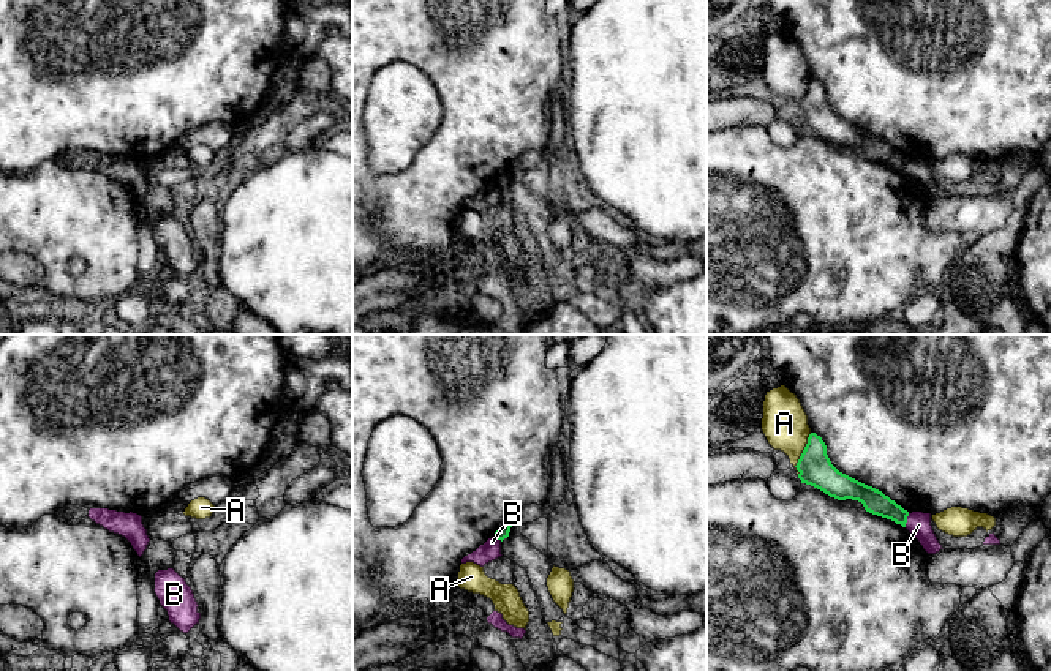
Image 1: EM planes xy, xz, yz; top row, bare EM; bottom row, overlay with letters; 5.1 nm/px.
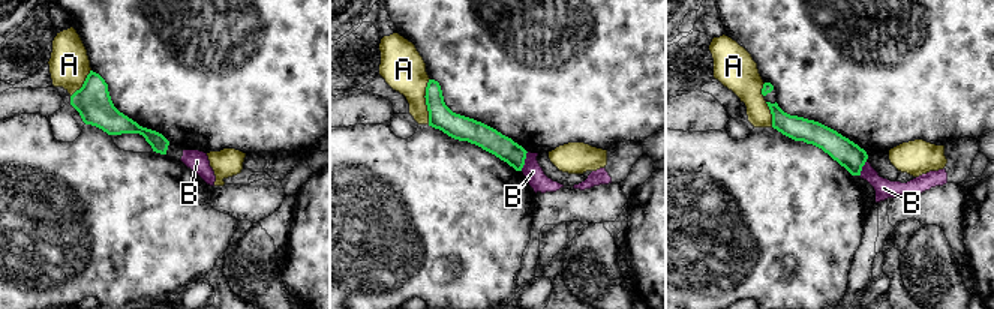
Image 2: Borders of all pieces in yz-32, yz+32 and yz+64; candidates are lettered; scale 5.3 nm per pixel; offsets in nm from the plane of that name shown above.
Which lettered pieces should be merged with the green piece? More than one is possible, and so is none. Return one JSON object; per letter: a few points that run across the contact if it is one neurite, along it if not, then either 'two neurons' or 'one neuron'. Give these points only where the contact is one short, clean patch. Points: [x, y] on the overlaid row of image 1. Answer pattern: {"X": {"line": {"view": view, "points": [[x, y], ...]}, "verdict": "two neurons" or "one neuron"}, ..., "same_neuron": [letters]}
{"A": {"verdict": "two neurons"}, "B": {"line": {"view": "yz", "points": [[909, 513], [904, 526]]}, "verdict": "two neurons"}, "same_neuron": []}

